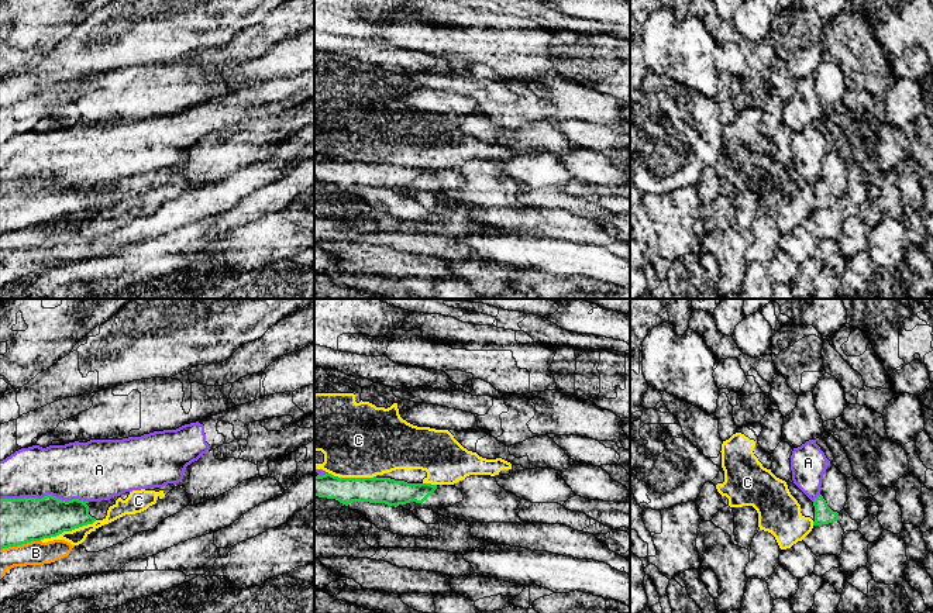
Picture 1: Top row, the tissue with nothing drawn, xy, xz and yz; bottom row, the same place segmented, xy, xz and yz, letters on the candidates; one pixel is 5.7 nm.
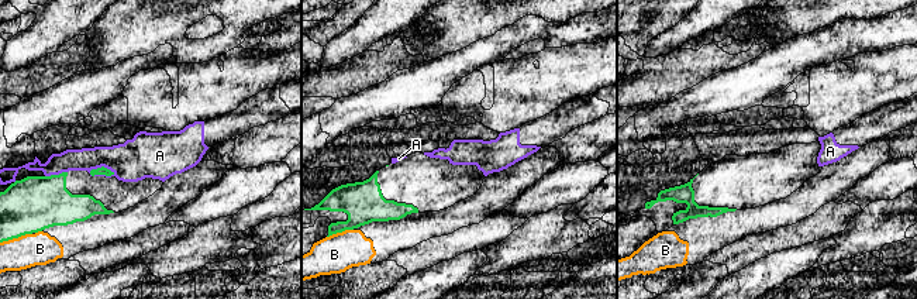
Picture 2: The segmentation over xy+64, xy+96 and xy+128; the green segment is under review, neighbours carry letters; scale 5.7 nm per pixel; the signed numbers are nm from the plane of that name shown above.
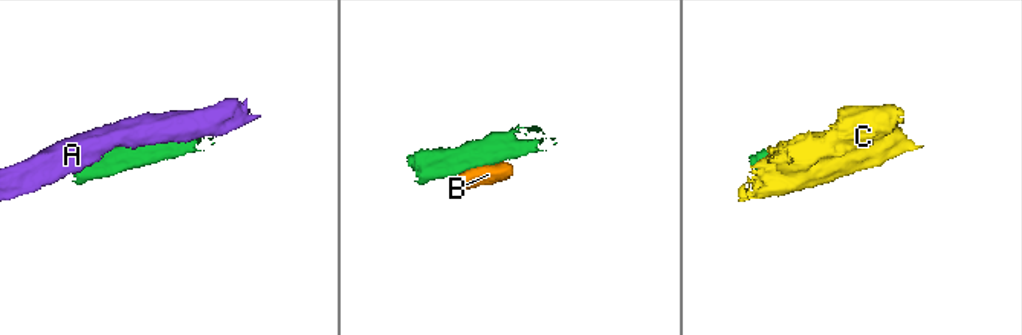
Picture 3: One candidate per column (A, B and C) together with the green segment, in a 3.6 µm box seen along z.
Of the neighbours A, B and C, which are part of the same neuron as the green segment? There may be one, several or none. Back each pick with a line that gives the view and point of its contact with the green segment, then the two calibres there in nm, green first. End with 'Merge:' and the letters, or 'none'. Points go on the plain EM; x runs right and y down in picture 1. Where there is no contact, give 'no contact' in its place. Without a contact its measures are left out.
Merge: none

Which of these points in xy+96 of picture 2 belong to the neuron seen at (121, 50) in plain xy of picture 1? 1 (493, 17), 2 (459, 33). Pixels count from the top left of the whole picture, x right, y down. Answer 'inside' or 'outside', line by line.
1: inside
2: inside

